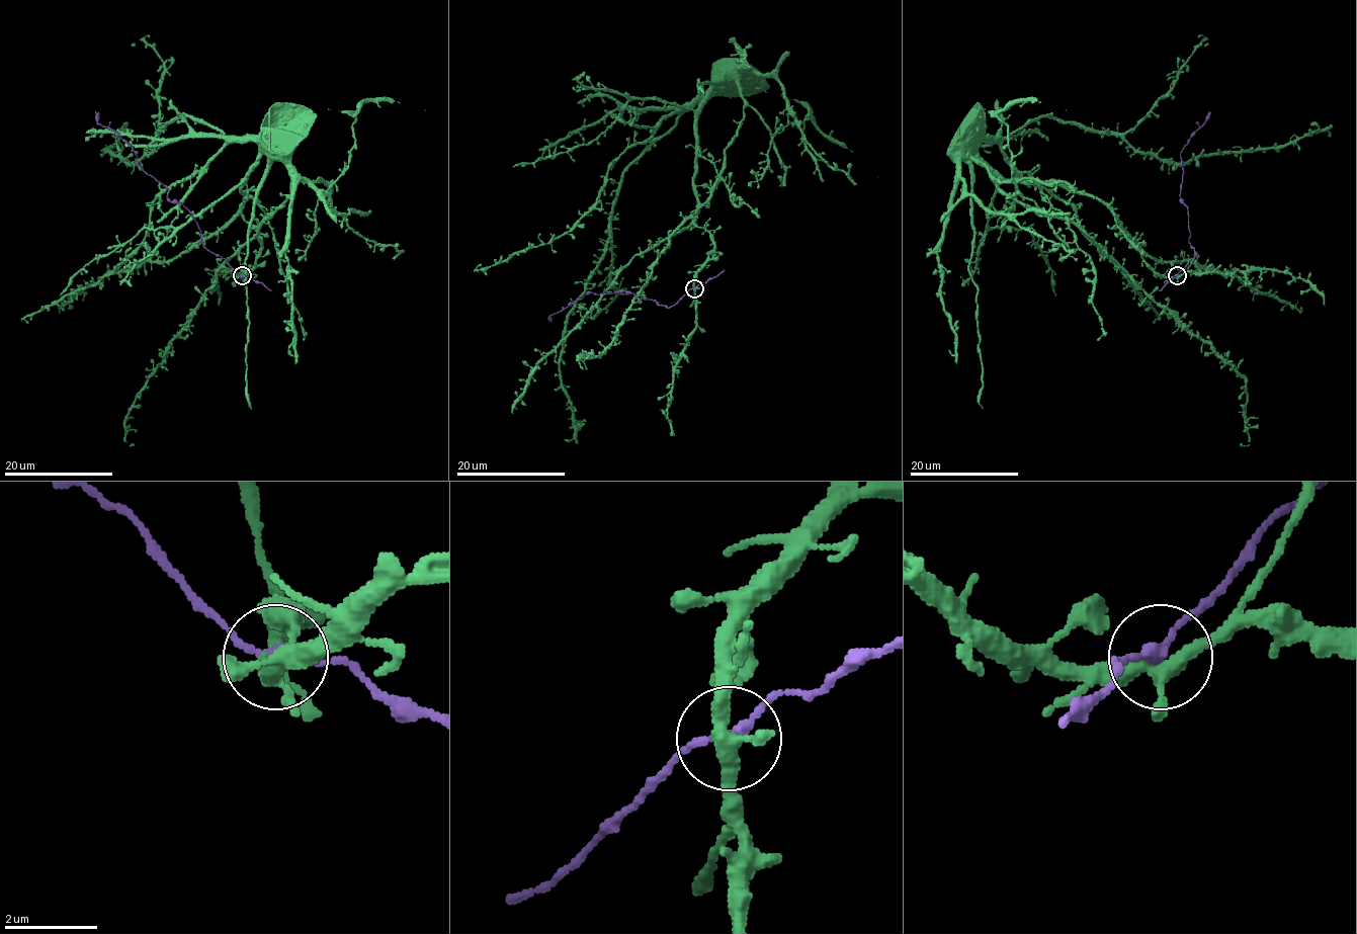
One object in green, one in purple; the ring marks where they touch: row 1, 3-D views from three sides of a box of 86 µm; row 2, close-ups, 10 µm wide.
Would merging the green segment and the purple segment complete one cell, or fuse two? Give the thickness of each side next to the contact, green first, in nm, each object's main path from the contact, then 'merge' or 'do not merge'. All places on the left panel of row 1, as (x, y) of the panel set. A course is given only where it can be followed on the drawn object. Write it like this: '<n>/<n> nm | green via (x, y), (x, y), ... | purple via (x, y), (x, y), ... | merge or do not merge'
320/220 nm | green via (241, 276), (262, 246), (241, 213), (260, 146), (176, 117), (128, 163), (107, 150), (122, 131), (111, 137) | purple via (241, 276), (202, 242), (192, 215), (171, 201), (168, 190), (137, 162), (136, 153), (97, 121), (96, 110) | merge

